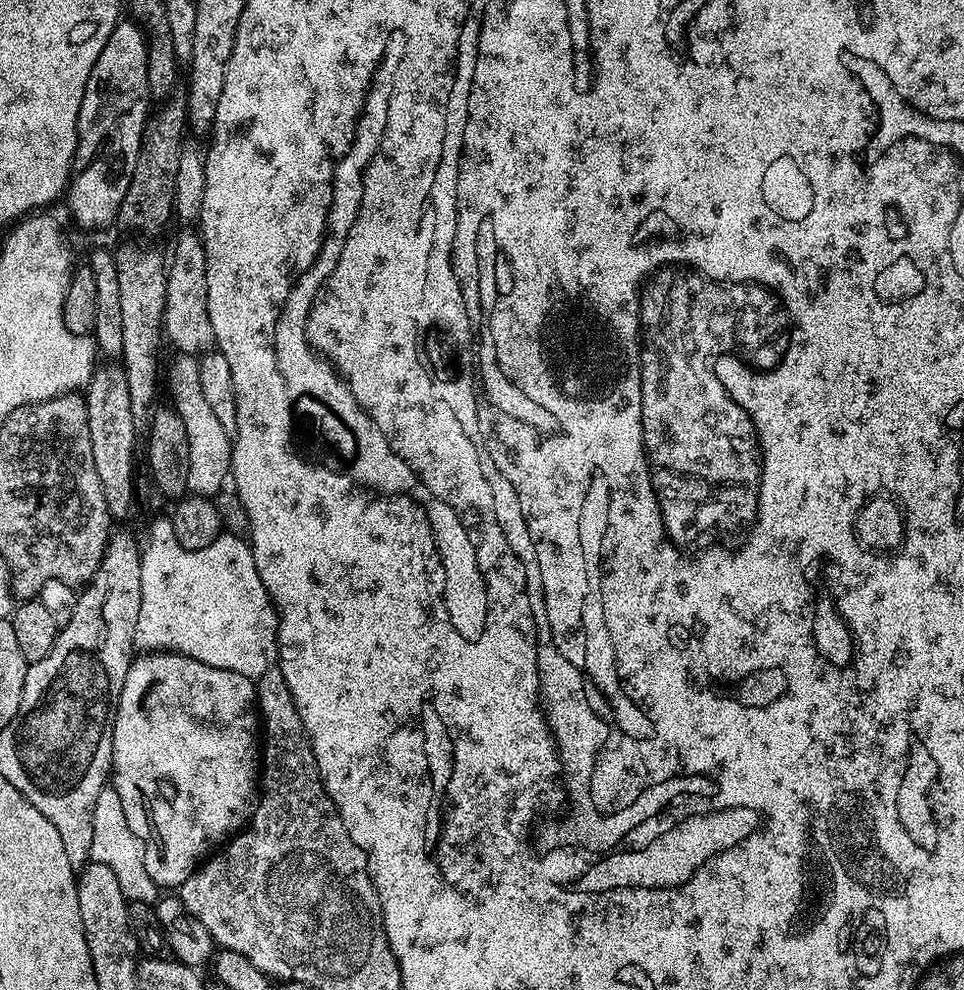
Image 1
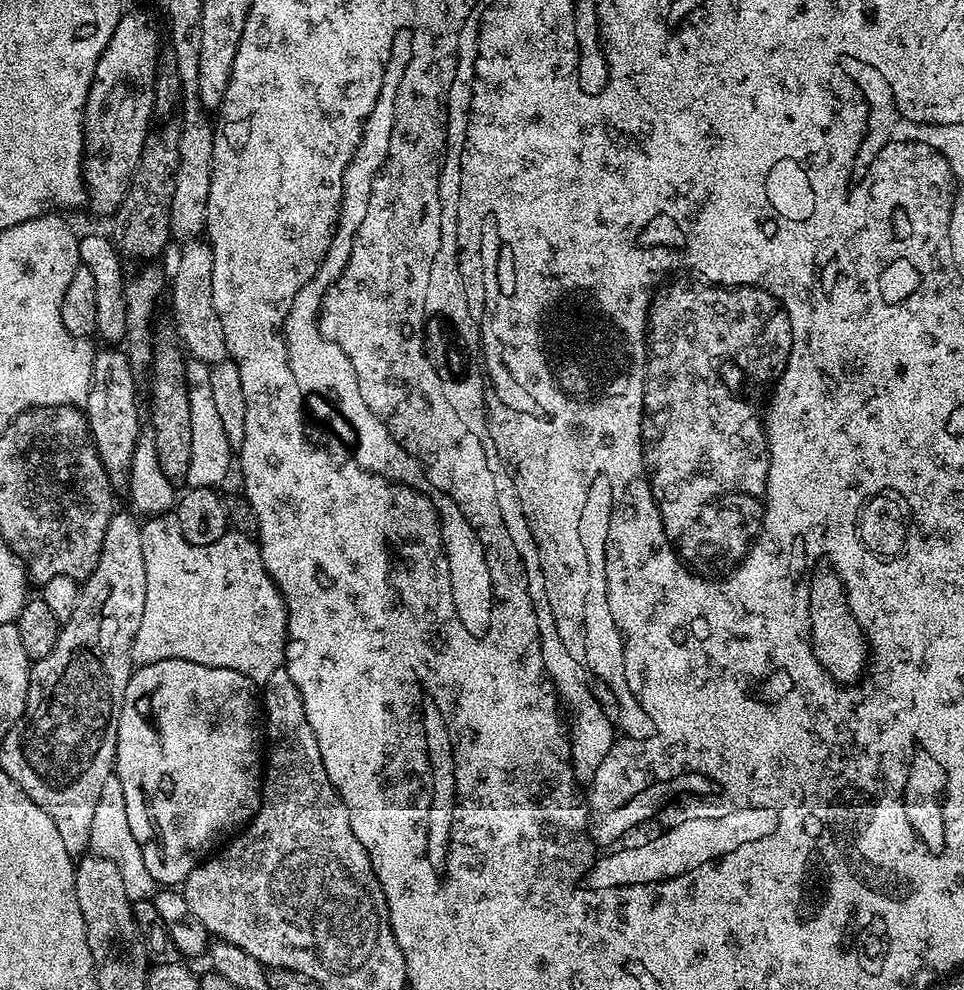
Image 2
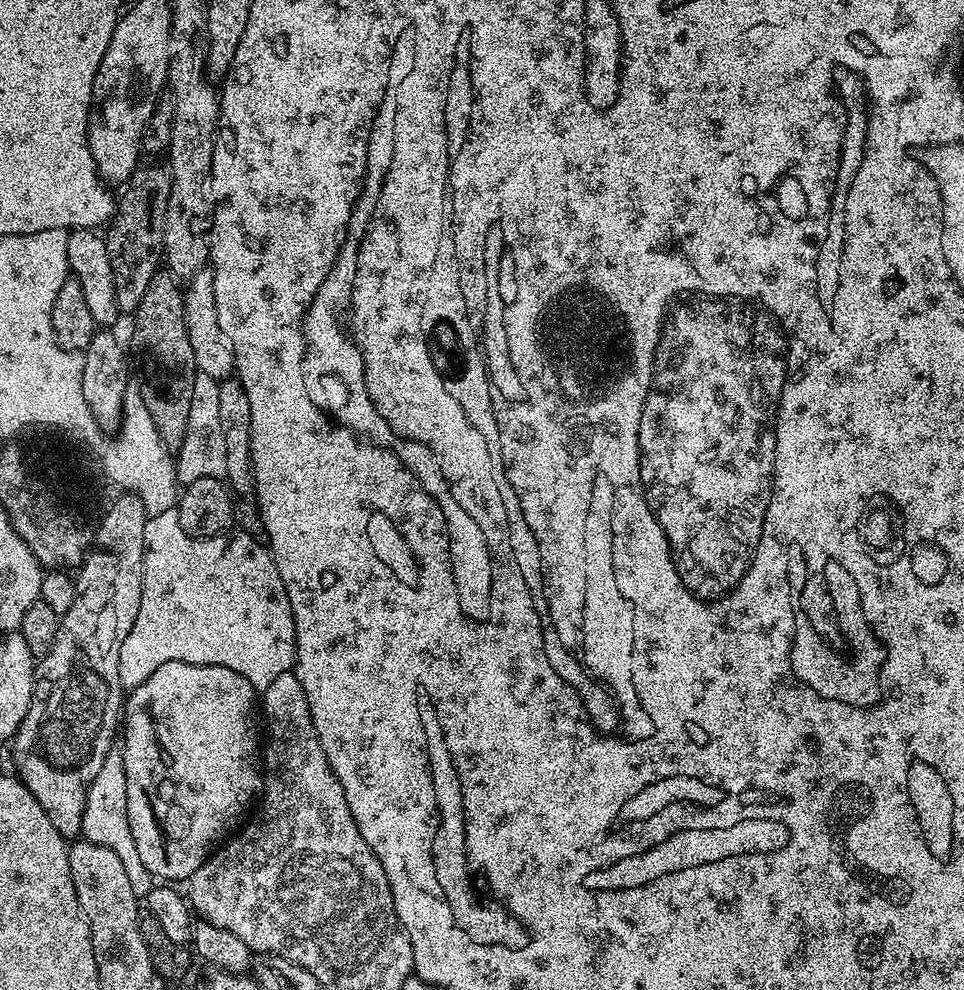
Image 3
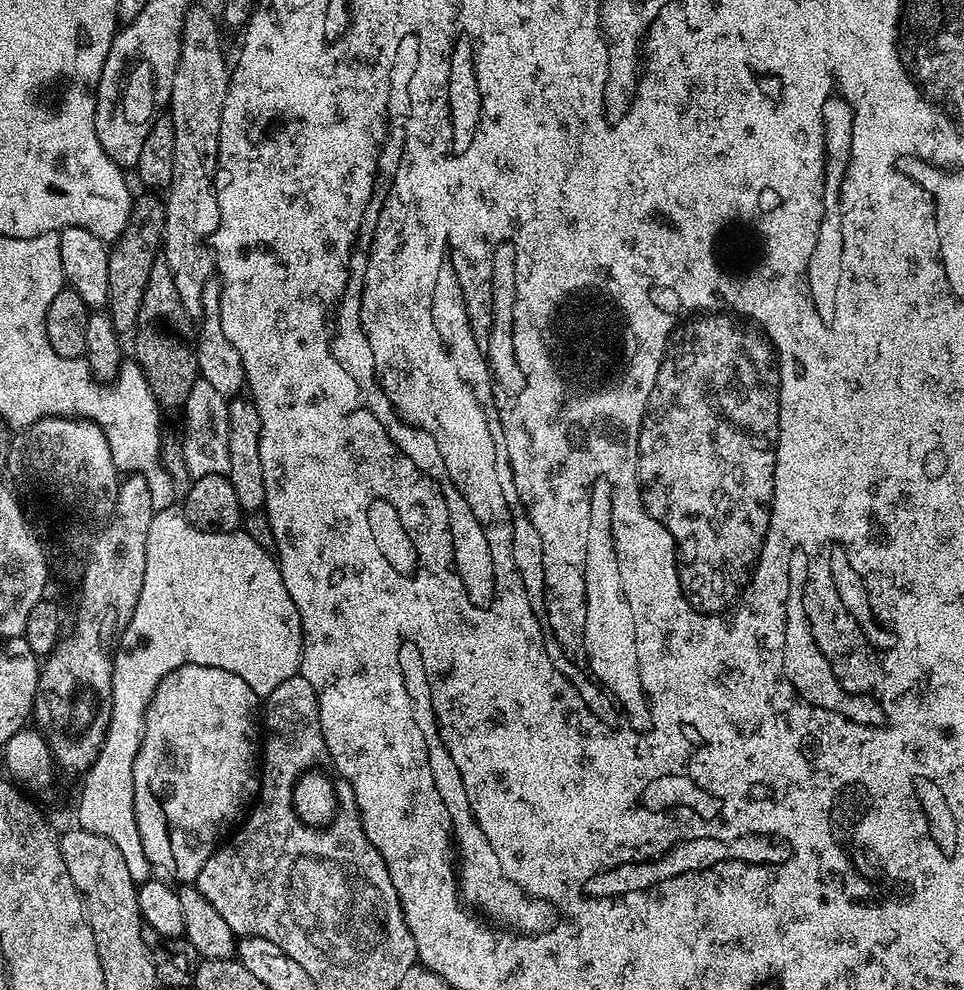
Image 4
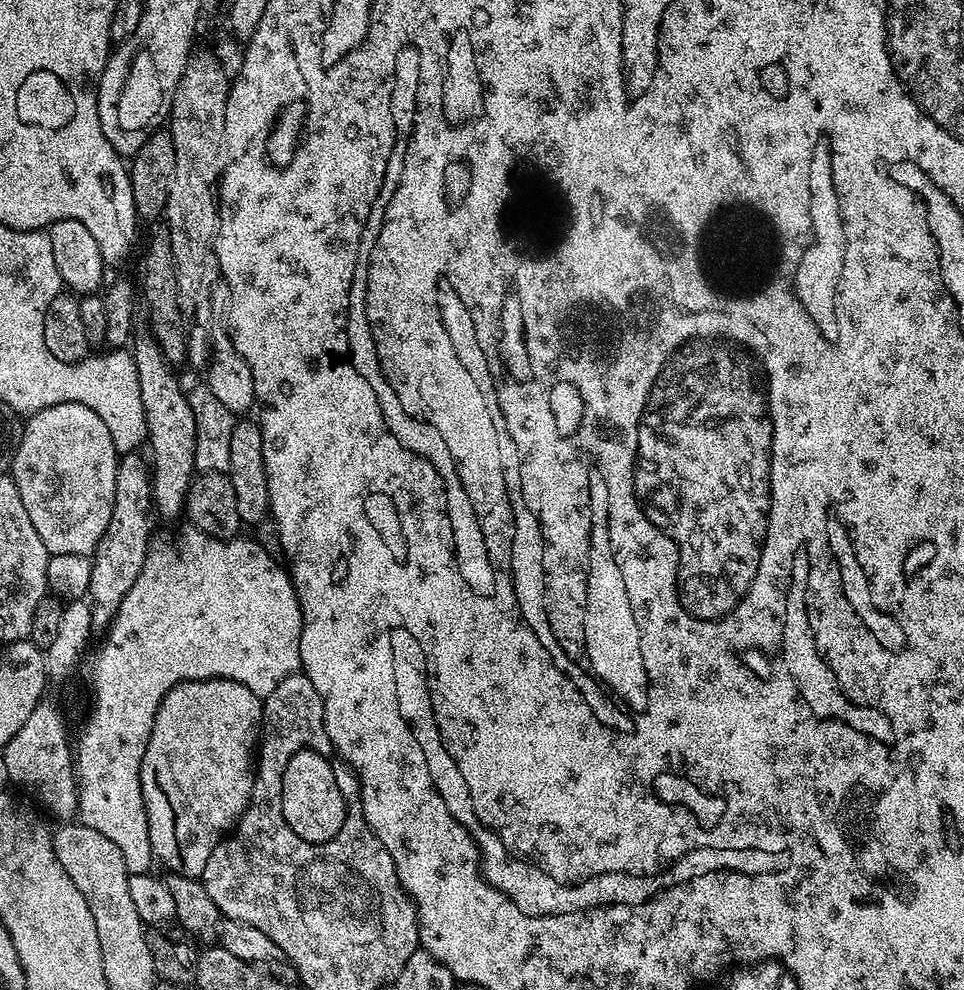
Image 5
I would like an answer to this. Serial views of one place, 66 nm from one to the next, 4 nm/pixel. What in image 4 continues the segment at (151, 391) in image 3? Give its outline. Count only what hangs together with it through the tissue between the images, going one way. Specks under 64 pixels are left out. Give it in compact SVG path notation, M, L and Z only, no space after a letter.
M157 258L154 266L150 266L150 279L142 293L142 306L138 306L134 359L146 374L146 382L161 409L183 409L186 398L190 398L190 386L194 386L198 379L193 332L194 320L188 315L186 306L182 306L182 298L178 298L174 274L163 258Z

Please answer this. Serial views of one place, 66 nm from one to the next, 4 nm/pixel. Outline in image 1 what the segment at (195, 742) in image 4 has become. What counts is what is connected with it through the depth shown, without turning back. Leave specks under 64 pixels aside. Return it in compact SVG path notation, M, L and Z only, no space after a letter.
M152 650L149 656L137 655L132 661L130 670L126 674L126 682L122 686L122 694L120 701L116 707L116 721L114 722L114 734L112 735L112 771L110 773L111 787L116 789L118 798L122 798L122 806L126 813L126 822L130 822L130 830L134 830L134 834L138 834L138 838L144 847L144 857L146 858L146 874L150 874L150 878L154 878L156 887L161 890L176 890L179 889L182 882L186 882L186 878L190 878L190 874L196 871L198 865L205 859L206 854L213 850L219 849L229 838L236 835L251 821L252 815L256 812L258 803L258 781L262 776L262 744L258 739L258 705L256 702L256 686L251 676L243 676L234 670L222 670L218 666L212 666L204 660L198 660L191 654L179 656L176 652L156 652L160 650Z

